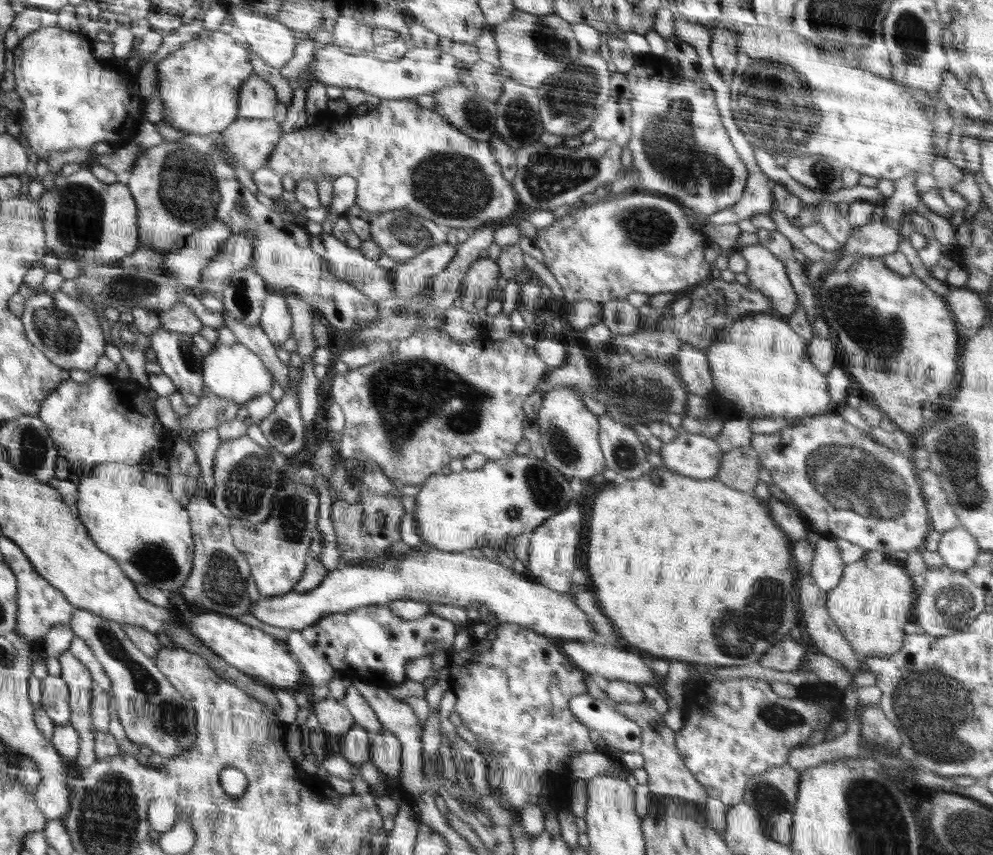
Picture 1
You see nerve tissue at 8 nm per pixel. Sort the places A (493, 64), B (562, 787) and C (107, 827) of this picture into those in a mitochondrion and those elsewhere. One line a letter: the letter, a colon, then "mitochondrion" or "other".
A: other
B: other
C: mitochondrion

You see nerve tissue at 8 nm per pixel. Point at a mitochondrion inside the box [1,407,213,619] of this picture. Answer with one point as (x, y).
(154, 561)

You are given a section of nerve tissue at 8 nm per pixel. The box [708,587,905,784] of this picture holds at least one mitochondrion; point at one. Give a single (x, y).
(778, 716)

